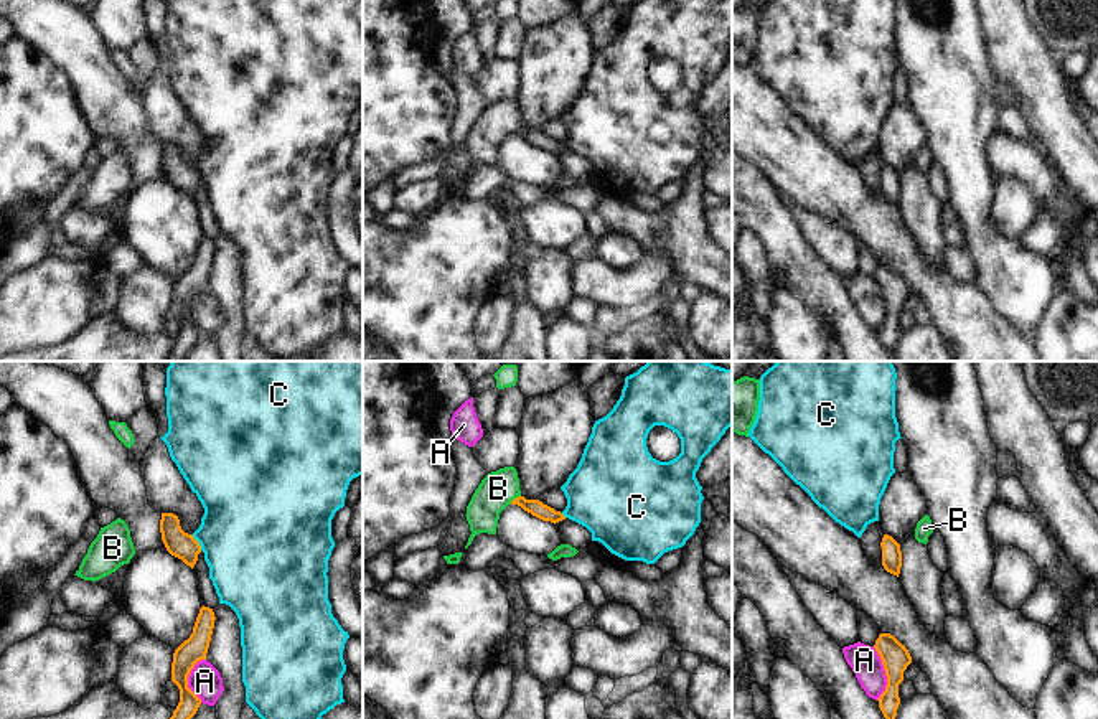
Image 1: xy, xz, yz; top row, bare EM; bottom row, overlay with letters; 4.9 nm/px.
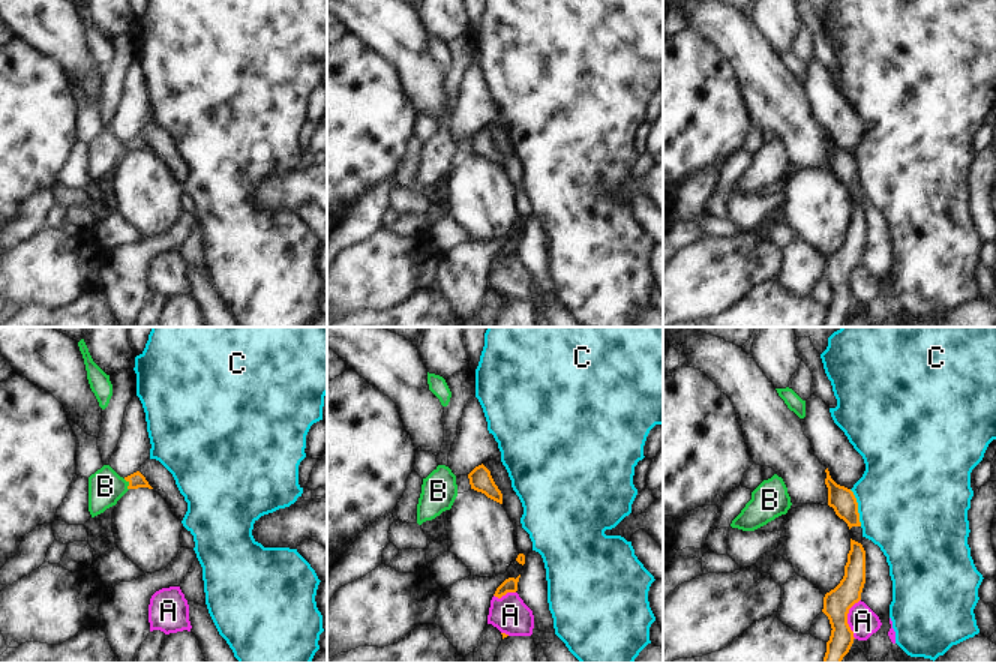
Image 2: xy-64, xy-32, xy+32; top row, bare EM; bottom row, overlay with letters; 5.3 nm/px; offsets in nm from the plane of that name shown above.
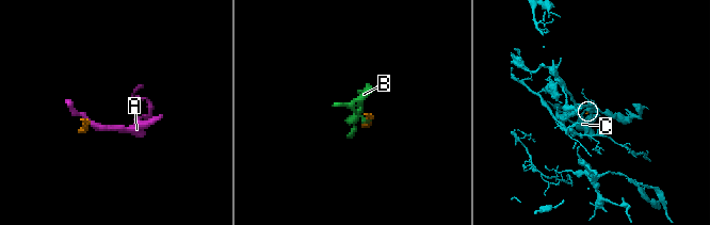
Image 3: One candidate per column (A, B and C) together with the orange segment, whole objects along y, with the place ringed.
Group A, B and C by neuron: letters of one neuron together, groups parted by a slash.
A / B / C

